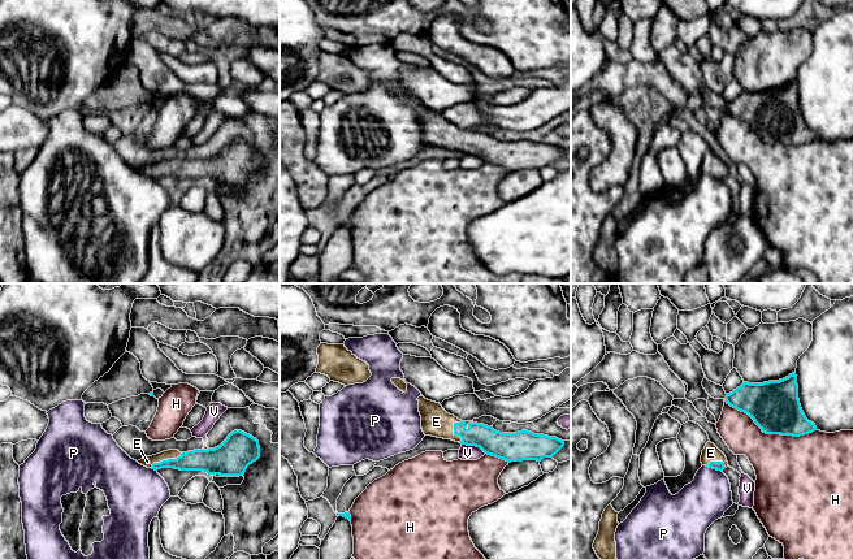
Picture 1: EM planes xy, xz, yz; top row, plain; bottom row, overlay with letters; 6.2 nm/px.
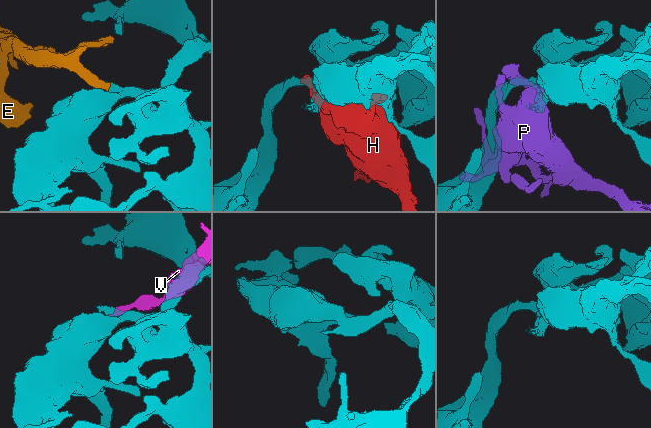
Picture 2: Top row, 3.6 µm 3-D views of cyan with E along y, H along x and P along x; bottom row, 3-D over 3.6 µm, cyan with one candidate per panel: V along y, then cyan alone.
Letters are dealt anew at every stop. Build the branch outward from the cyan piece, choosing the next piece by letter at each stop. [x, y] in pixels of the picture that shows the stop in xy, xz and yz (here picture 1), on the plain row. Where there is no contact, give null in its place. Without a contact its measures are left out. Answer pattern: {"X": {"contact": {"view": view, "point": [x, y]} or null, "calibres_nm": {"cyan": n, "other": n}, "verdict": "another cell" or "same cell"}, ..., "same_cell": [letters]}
{"E": {"contact": {"view": "xy", "point": [165, 169]}, "calibres_nm": {"cyan": 140, "other": 70}, "verdict": "same cell"}, "H": {"contact": {"view": "yz", "point": [770, 142]}, "calibres_nm": {"cyan": 320, "other": 400}, "verdict": "another cell"}, "P": {"contact": {"view": "yz", "point": [713, 177]}, "calibres_nm": {"cyan": 60, "other": 280}, "verdict": "another cell"}, "V": {"contact": {"view": "xz", "point": [473, 154]}, "calibres_nm": {"cyan": 180, "other": 100}, "verdict": "another cell"}, "same_cell": ["E"]}

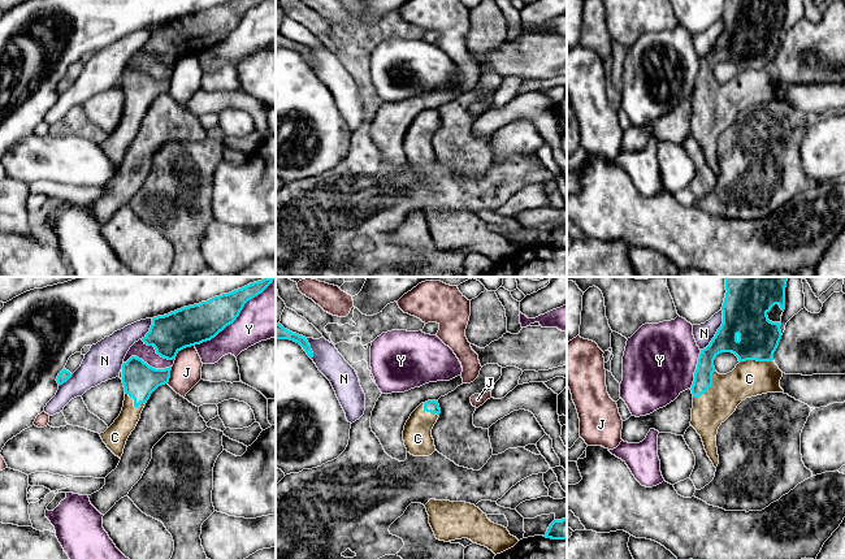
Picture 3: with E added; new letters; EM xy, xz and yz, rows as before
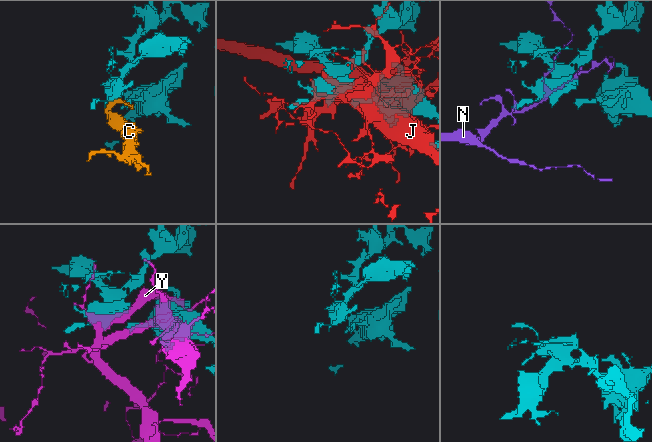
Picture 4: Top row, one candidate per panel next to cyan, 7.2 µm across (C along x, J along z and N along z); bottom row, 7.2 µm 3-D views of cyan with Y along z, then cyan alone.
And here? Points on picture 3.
{"C": {"contact": {"view": "yz", "point": [709, 95]}, "calibres_nm": {"cyan": 110, "other": 220}, "verdict": "same cell"}, "J": {"contact": {"view": "xy", "point": [183, 56]}, "calibres_nm": {"cyan": 240, "other": 190}, "verdict": "another cell"}, "N": {"contact": {"view": "yz", "point": [718, 39]}, "calibres_nm": {"cyan": 280, "other": 120}, "verdict": "another cell"}, "Y": {"contact": {"view": "xy", "point": [230, 31]}, "calibres_nm": {"cyan": 240, "other": 280}, "verdict": "another cell"}, "same_cell": ["C"]}

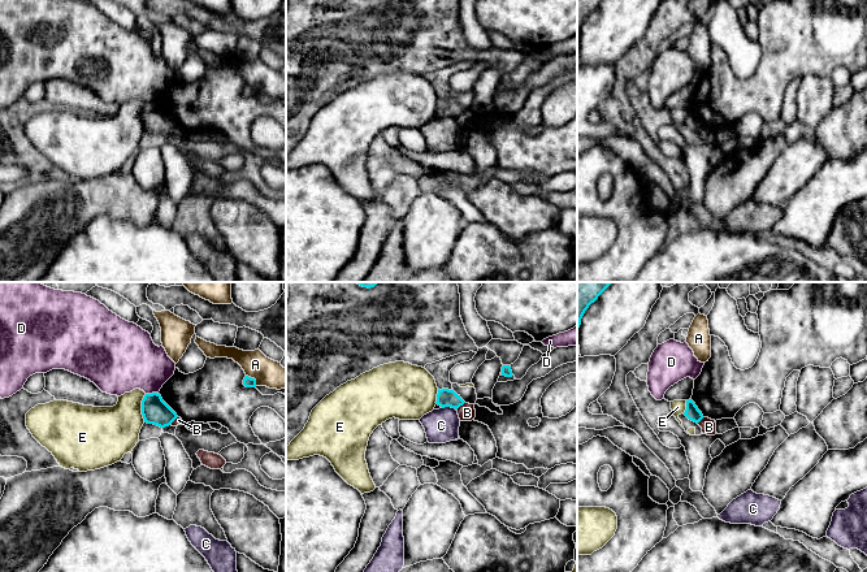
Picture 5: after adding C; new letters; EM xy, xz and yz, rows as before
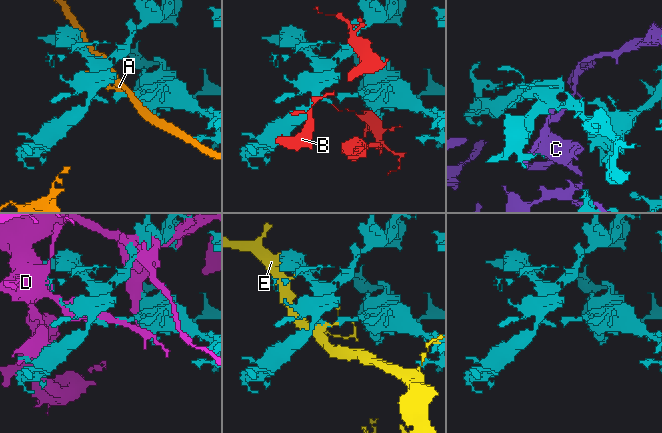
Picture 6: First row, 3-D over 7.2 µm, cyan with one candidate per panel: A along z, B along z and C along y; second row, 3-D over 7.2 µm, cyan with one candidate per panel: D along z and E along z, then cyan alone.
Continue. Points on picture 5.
{"A": {"contact": {"view": "xy", "point": [254, 87]}, "calibres_nm": {"cyan": 60, "other": 170}, "verdict": "another cell"}, "B": {"contact": {"view": "xz", "point": [460, 113]}, "calibres_nm": {"cyan": 110, "other": 110}, "verdict": "another cell"}, "C": {"contact": {"view": "xz", "point": [449, 115]}, "calibres_nm": {"cyan": 110, "other": 220}, "verdict": "another cell"}, "D": {"contact": {"view": "xy", "point": [152, 102]}, "calibres_nm": {"cyan": 160, "other": 360}, "verdict": "another cell"}, "E": {"contact": {"view": "xy", "point": [142, 117]}, "calibres_nm": {"cyan": 160, "other": 320}, "verdict": "another cell"}, "same_cell": []}

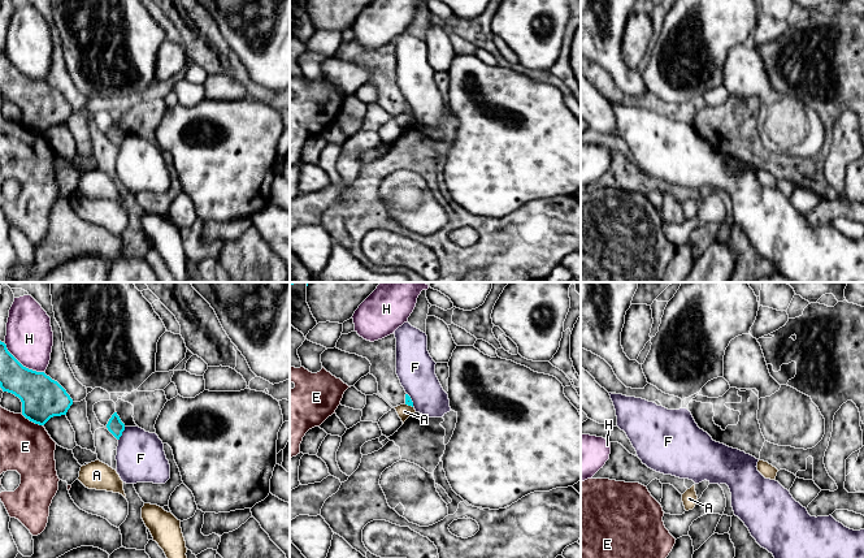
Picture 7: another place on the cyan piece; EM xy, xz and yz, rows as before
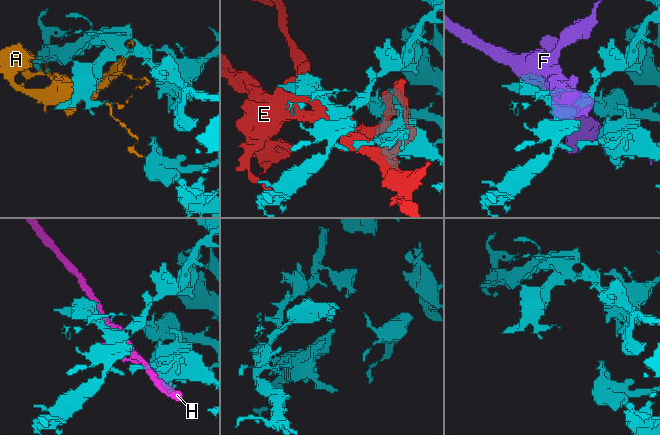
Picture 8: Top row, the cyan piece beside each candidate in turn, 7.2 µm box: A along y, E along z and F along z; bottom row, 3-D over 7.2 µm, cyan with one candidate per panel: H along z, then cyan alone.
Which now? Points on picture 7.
{"A": {"contact": {"view": "xz", "point": [408, 113]}, "calibres_nm": {"cyan": 50, "other": 90}, "verdict": "another cell"}, "E": {"contact": {"view": "xy", "point": [31, 129]}, "calibres_nm": {"cyan": 260, "other": 320}, "verdict": "another cell"}, "F": {"contact": {"view": "xy", "point": [121, 142]}, "calibres_nm": {"cyan": 100, "other": 300}, "verdict": "another cell"}, "H": {"contact": {"view": "xy", "point": [22, 74]}, "calibres_nm": {"cyan": 260, "other": 300}, "verdict": "another cell"}, "same_cell": []}

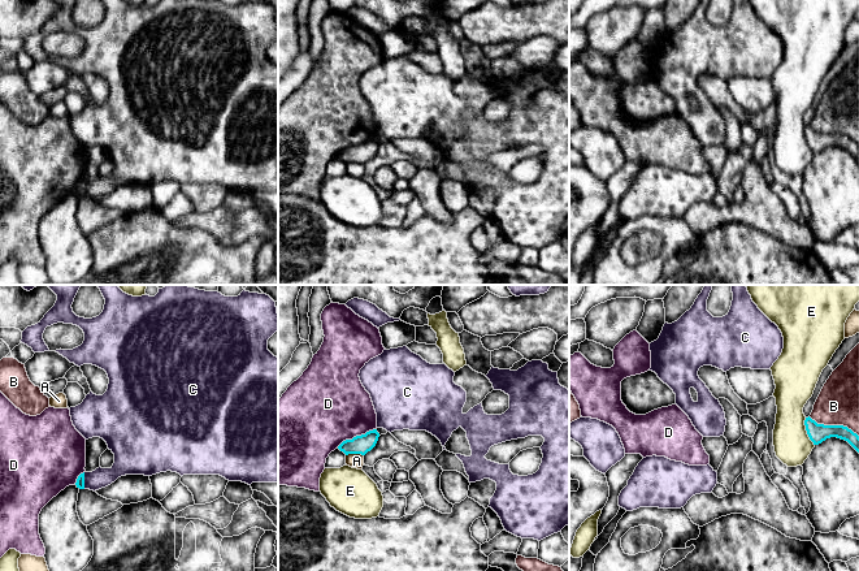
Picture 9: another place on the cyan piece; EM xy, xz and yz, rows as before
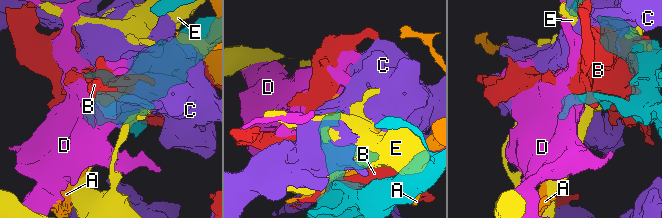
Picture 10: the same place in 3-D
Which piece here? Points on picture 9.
{"A": {"contact": {"view": "xz", "point": [354, 161]}, "calibres_nm": {"cyan": 120, "other": 100}, "verdict": "another cell"}, "B": {"contact": {"view": "yz", "point": [833, 134]}, "calibres_nm": {"cyan": 120, "other": 260}, "verdict": "another cell"}, "C": {"contact": {"view": "xy", "point": [83, 189]}, "calibres_nm": {"cyan": 50, "other": 120}, "verdict": "another cell"}, "D": {"contact": {"view": "xz", "point": [356, 145]}, "calibres_nm": {"cyan": 120, "other": 460}, "verdict": "another cell"}, "E": {"contact": {"view": "yz", "point": [807, 141]}, "calibres_nm": {"cyan": 120, "other": 220}, "verdict": "another cell"}, "same_cell": []}

